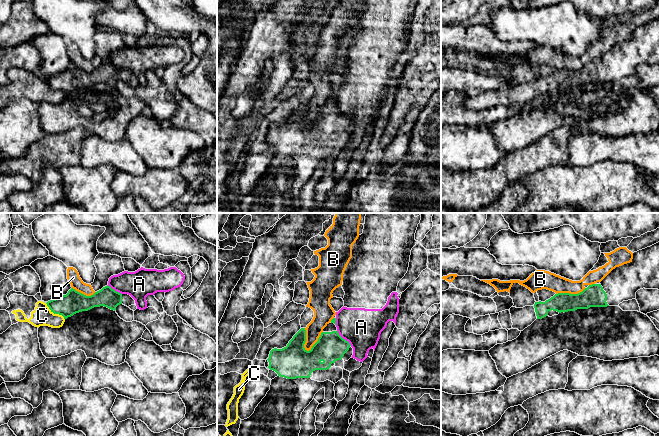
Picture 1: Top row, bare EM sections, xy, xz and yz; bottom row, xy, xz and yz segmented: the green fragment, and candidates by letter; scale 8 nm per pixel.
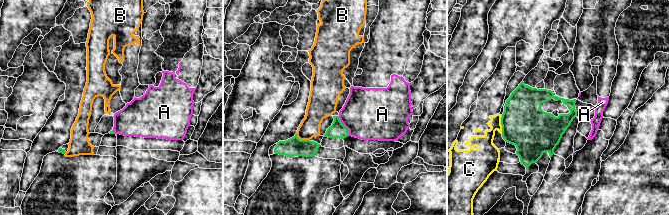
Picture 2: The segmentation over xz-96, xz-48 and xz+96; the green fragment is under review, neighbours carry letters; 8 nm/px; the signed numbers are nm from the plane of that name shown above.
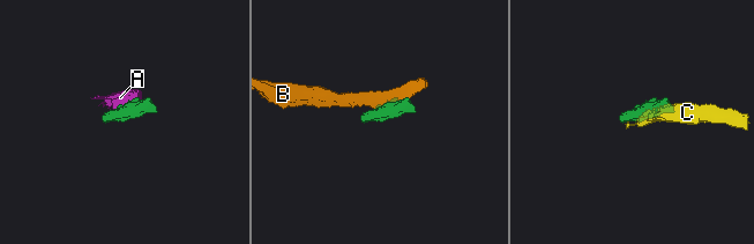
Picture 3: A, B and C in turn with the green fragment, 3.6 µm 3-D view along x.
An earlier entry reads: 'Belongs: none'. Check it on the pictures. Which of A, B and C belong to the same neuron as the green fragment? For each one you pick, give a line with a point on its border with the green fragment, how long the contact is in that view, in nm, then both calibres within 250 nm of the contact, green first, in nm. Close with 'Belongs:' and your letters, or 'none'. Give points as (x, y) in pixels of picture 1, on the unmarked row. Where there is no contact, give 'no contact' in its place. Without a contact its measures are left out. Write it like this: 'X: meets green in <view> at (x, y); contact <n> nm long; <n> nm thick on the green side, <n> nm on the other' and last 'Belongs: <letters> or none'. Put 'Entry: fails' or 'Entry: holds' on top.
Entry: holds
Belongs: none

